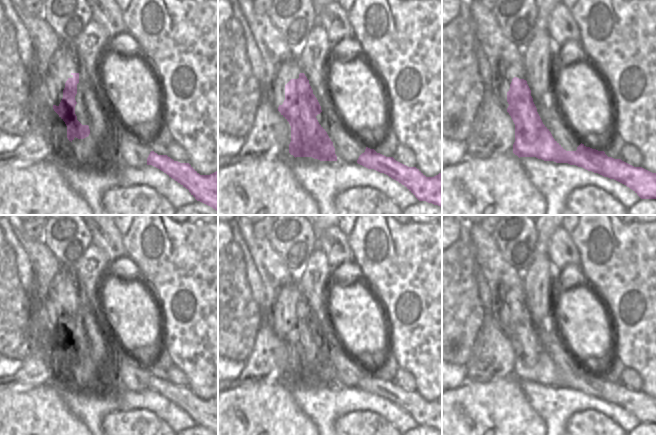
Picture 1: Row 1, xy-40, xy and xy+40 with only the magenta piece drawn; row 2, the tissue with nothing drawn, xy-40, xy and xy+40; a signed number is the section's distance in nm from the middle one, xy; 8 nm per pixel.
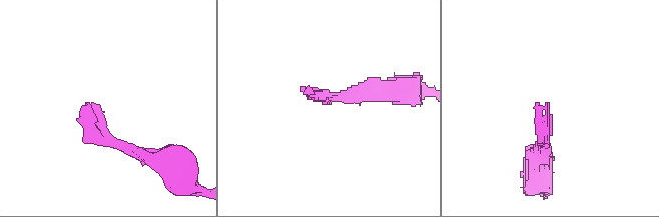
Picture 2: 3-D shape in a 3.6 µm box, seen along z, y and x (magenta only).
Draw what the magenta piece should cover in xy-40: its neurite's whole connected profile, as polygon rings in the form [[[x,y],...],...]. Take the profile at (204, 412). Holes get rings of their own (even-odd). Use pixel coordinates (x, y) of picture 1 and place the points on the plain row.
[[[151,375],[147,389],[152,389],[189,414],[191,419],[218,435],[218,395],[210,399],[200,399],[189,387],[174,385],[167,379]]]

